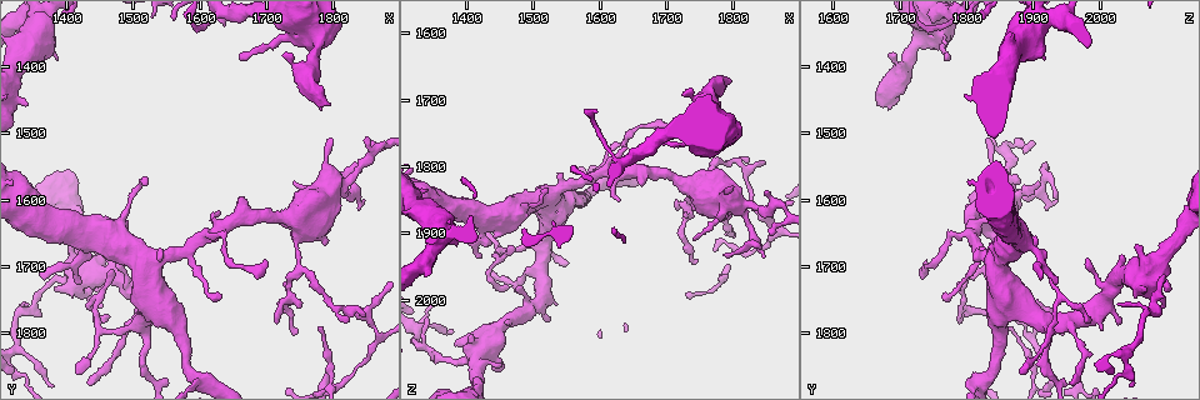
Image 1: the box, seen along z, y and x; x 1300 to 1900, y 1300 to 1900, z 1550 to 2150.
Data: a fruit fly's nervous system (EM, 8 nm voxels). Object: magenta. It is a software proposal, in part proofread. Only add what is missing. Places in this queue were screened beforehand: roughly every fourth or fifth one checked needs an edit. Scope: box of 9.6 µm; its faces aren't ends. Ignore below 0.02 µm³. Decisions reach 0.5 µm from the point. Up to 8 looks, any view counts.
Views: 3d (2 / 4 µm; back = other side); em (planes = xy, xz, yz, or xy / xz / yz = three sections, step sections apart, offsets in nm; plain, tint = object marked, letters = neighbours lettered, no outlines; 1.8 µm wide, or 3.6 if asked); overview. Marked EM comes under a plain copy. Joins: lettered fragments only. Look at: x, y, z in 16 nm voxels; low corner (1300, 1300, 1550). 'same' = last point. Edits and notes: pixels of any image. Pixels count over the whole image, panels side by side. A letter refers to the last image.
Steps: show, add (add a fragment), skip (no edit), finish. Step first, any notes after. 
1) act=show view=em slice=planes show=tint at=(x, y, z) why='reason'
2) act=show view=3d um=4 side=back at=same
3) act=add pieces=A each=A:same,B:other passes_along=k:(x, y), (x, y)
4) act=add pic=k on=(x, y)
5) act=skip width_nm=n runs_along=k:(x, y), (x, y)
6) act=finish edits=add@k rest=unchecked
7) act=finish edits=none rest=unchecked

act=show view=em slice=planes show=letters at=(1850, 1605, 1935) why='an open end'

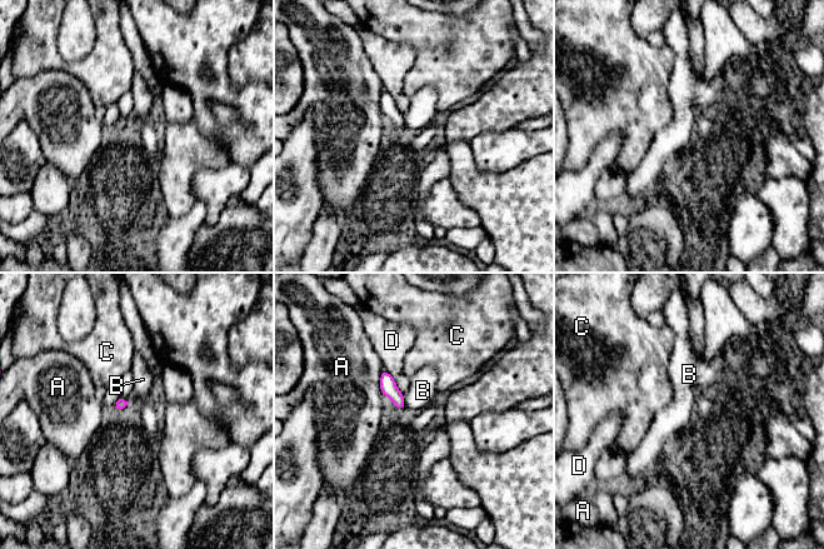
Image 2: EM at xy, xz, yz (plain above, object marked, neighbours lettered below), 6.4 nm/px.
act=skip longest_contact=A:180nm each=A:other,B:other,C:other,D:other border=2:(403, 394), (405, 407) found='no lettered fragment goes on from it'

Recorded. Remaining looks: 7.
act=show view=3d um=2 at=(1745, 1570, 1910) why='free end'

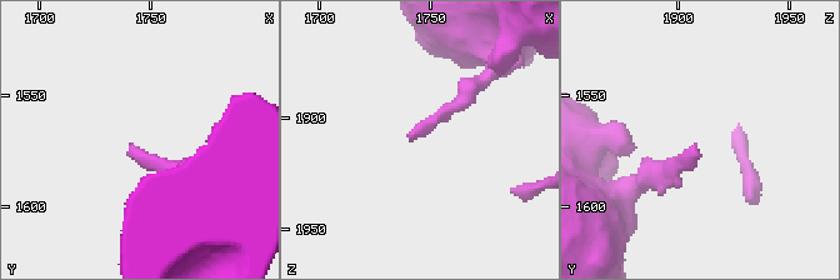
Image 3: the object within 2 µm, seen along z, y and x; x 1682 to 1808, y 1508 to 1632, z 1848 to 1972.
act=show view=em slice=planes show=letters at=(1742, 1571, 1908) why='now the EM'

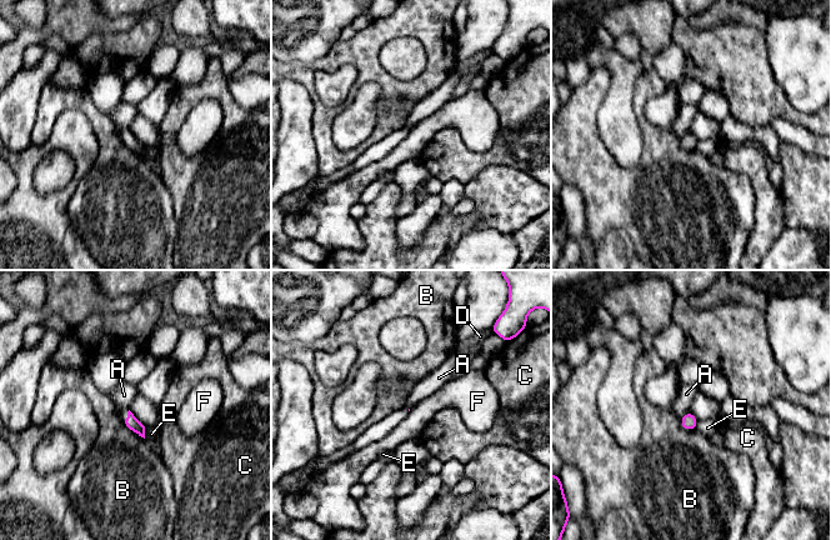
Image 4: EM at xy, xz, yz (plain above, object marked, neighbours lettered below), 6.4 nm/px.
act=skip each=A:other,B:other,C:other,D:other,E:other,F:other border=4:(689, 410), (680, 418) found='no lettered fragment goes on from it'

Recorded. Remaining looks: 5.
act=show view=3d um=4 at=(1470, 1705, 1920) why='thin end'

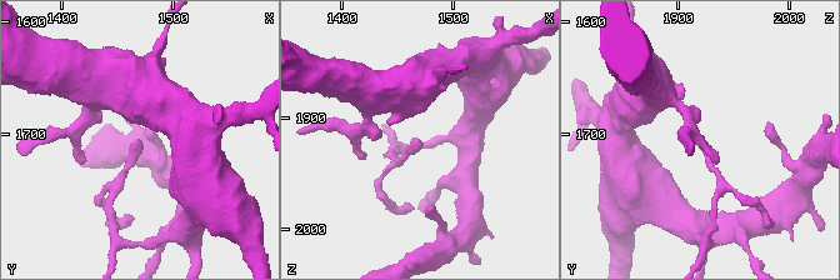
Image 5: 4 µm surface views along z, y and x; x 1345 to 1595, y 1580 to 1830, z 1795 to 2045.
act=show view=em slice=xy step=8 show=letters at=(1470, 1708, 1918)

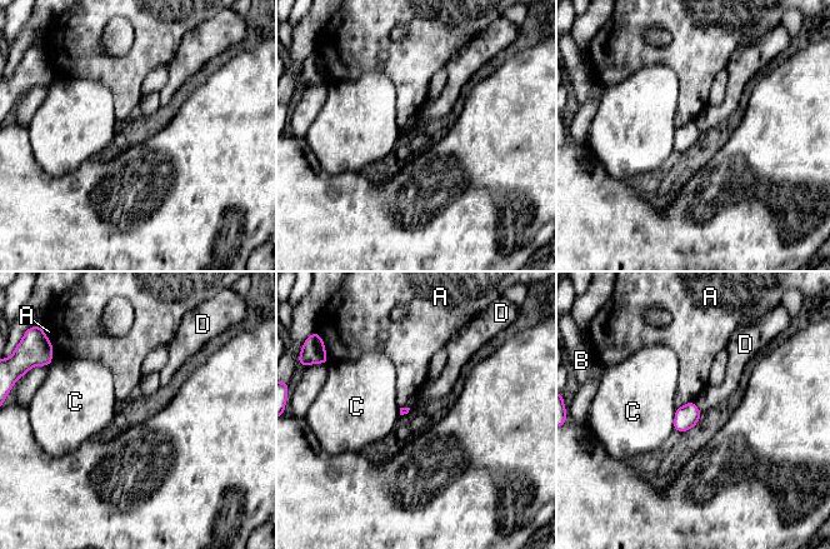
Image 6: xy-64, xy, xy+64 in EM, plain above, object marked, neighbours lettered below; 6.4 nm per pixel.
act=skip longest_contact=C:150nm each=A:other,B:other,C:other,D:other border=6:(694, 400), (701, 413) found='none of them fits'

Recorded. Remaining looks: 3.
act=finish edits=none rest=unchecked

